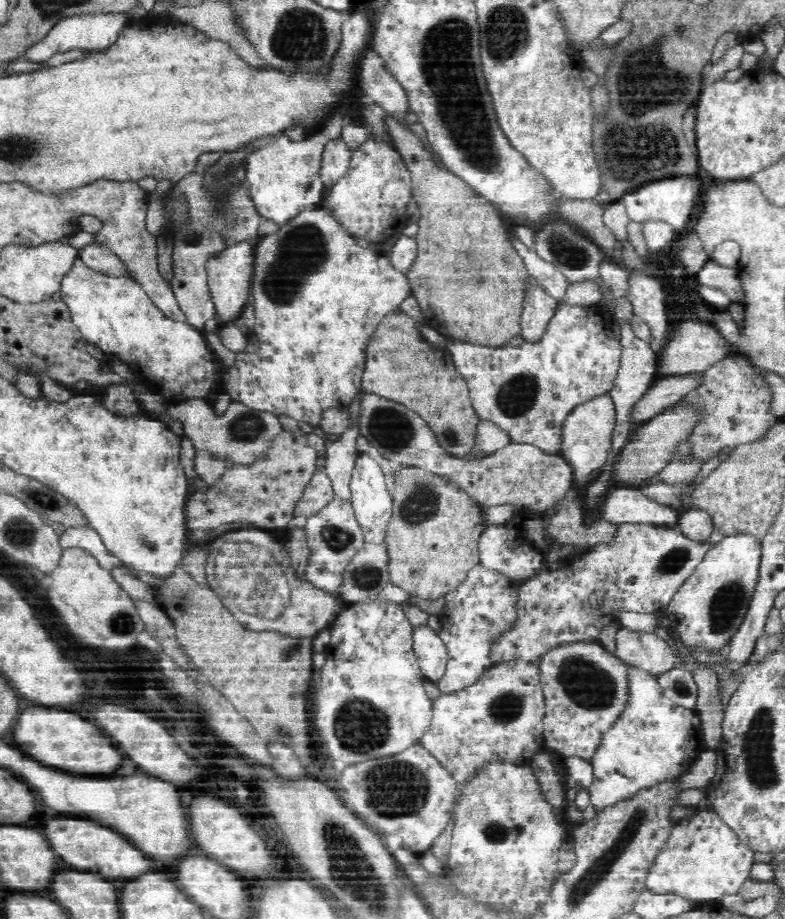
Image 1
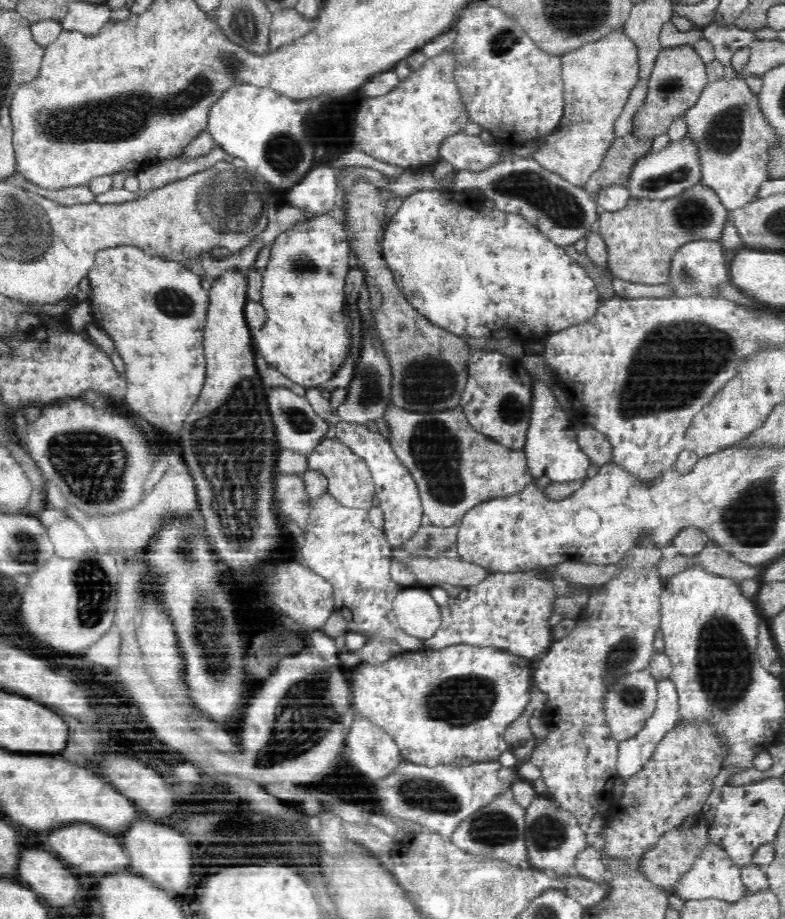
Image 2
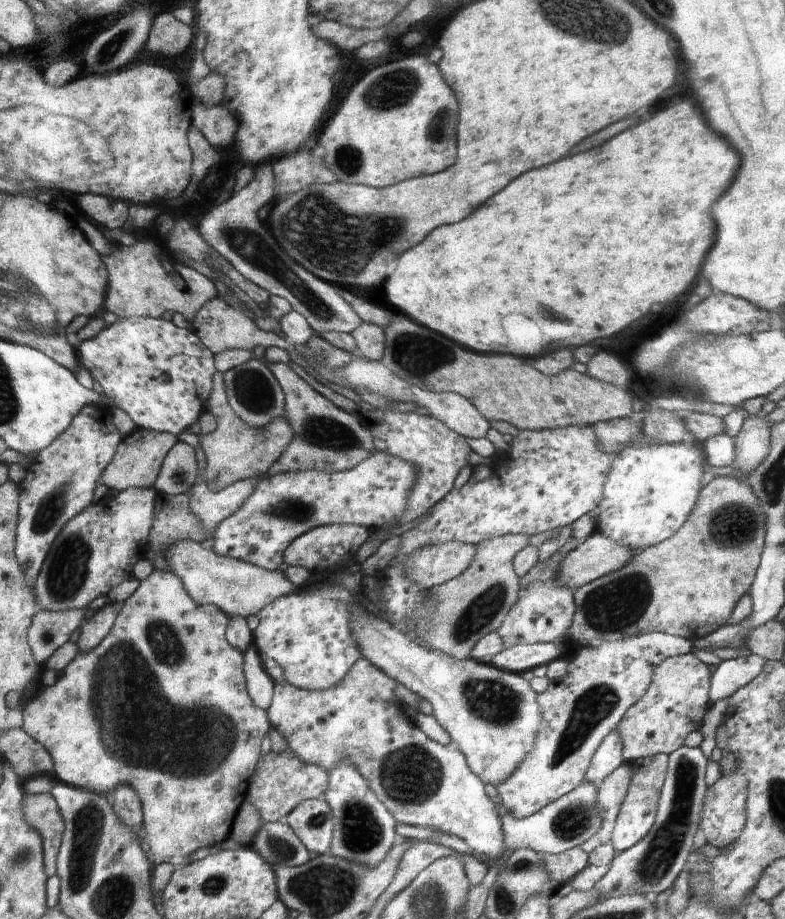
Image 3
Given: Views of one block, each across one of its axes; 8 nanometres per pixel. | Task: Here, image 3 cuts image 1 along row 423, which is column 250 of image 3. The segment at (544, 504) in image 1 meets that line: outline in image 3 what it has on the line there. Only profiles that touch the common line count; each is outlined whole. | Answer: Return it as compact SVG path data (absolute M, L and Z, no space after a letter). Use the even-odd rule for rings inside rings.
M252 358L244 365L229 371L225 374L225 382L229 390L230 403L249 426L264 427L285 414L285 389L263 359Z

